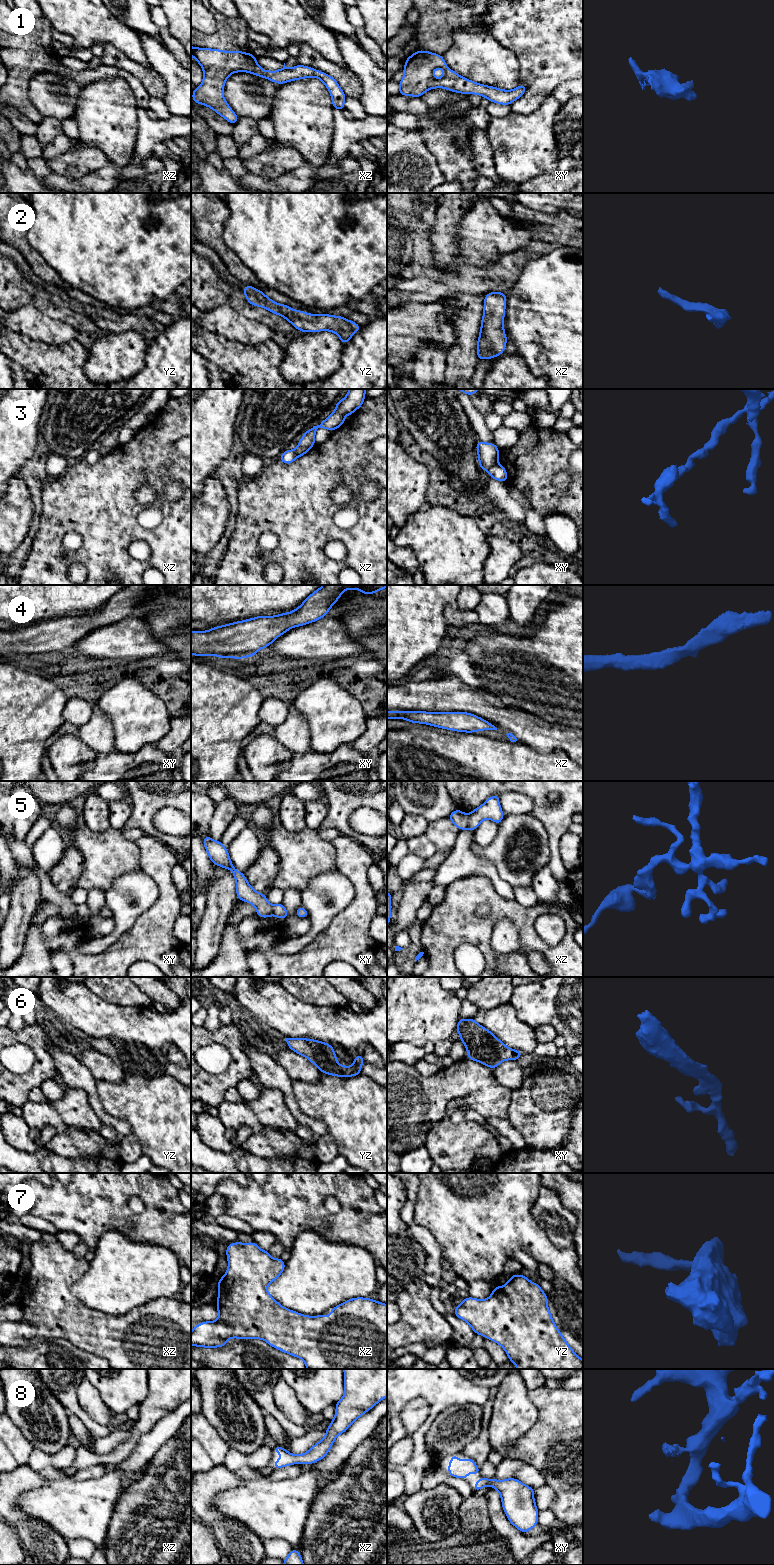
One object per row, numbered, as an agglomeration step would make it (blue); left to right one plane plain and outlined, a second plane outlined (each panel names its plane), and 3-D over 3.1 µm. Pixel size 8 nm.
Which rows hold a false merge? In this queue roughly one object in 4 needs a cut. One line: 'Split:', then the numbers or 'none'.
Split: 3, 5

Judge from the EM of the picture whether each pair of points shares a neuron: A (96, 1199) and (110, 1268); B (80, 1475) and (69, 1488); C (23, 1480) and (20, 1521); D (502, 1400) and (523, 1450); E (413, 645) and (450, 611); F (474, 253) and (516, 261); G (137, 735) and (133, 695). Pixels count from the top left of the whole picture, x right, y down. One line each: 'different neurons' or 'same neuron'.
A: different neurons
B: different neurons
C: same neuron
D: different neurons
E: different neurons
F: different neurons
G: same neuron

